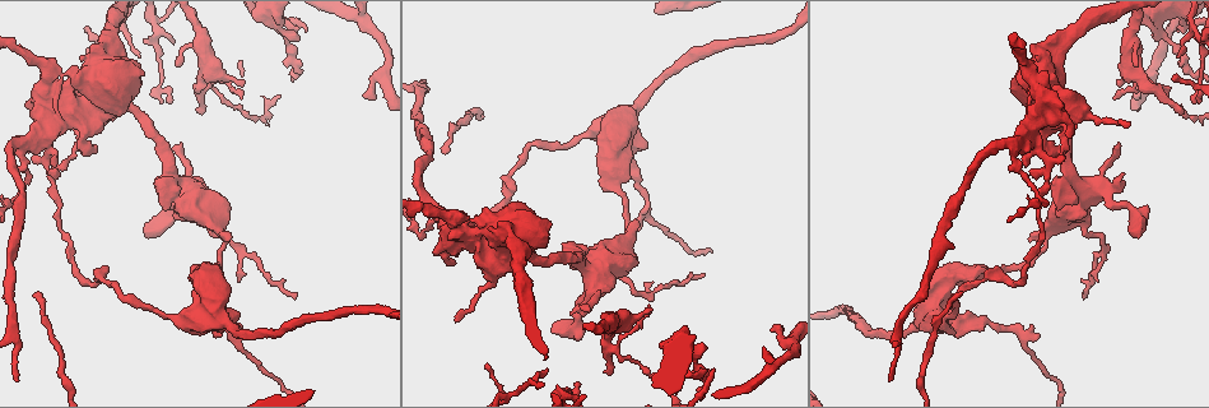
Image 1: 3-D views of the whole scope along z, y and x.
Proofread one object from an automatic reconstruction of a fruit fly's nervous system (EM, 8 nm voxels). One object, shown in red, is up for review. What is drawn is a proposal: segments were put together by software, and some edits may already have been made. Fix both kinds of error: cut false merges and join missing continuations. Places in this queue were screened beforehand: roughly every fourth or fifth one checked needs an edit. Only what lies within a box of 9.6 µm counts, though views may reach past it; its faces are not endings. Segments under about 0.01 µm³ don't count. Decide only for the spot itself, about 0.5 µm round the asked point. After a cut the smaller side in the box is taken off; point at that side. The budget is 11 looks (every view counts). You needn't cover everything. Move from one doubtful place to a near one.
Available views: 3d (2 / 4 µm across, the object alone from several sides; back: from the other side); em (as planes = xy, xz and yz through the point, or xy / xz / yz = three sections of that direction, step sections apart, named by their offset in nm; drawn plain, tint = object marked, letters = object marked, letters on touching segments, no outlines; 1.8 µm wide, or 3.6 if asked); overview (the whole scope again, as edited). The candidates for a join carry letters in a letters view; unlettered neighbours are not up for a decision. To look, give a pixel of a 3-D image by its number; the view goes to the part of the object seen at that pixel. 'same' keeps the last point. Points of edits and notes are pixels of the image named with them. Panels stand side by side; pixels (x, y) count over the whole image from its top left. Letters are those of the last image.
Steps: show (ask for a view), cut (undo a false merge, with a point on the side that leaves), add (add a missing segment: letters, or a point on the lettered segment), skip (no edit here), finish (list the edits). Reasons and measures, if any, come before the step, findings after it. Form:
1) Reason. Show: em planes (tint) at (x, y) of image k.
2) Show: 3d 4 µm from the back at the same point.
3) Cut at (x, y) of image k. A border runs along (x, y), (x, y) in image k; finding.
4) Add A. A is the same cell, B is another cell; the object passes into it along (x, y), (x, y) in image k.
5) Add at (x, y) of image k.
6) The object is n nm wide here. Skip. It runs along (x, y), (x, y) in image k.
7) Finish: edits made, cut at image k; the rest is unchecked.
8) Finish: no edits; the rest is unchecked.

Closes a loop. Show: em yz step 8 (tint) at (1058, 150) of image 1.

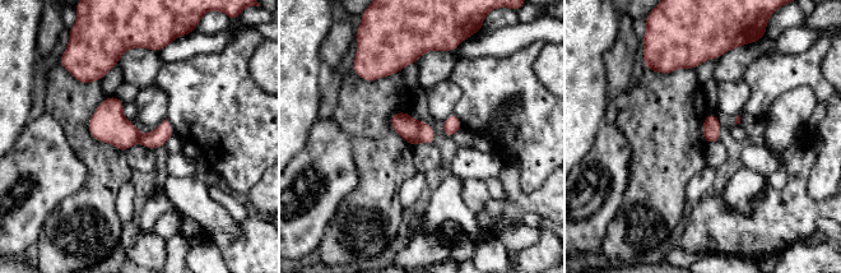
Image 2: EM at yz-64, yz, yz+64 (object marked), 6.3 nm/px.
Cut it another way. Show: em planes (letters) at the same point.

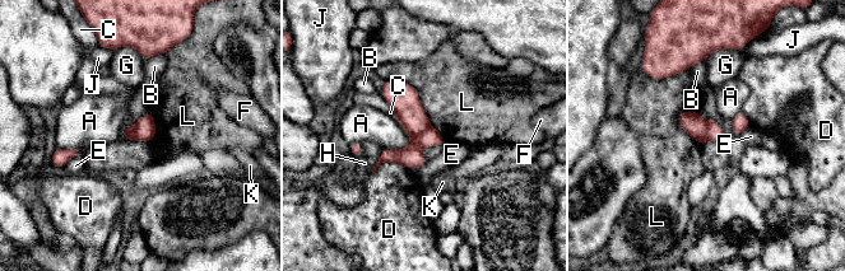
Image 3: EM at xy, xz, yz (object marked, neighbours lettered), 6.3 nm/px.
Cut at (403, 98) of image 3. A, B, C, D, E, F, G, H, J, K and L are other cells; a border runs along (431, 126), (411, 138) in image 3; a second cell is stuck on.

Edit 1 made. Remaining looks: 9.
Sharp bend. Show: em planes (letters) at (1040, 197) of image 1.

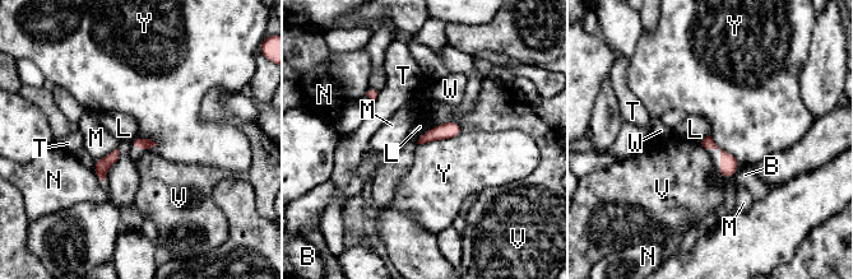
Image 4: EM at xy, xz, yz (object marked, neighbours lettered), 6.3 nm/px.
The longest contact is with Y, 300 nm. Skip. B, L, M, N, T, V, W and Y are other cells; a border runs along (463, 131), (446, 139), (417, 144) in image 4; continuous, no second cell.

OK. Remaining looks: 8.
Show: em 3.6 µm planes (plain) at (592, 271) of image 1.

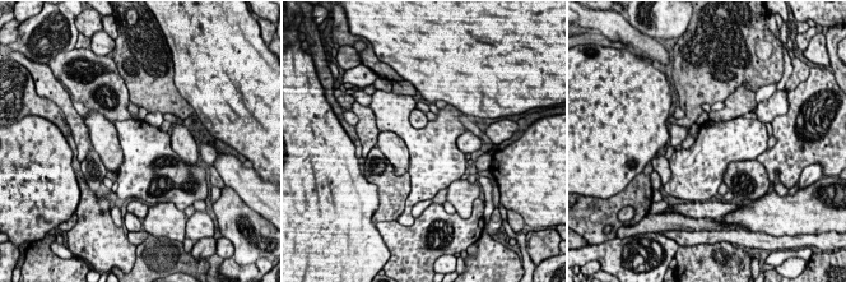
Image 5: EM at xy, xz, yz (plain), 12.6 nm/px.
Where the object lies. Show: em 3.6 µm planes (tint) at the same point.

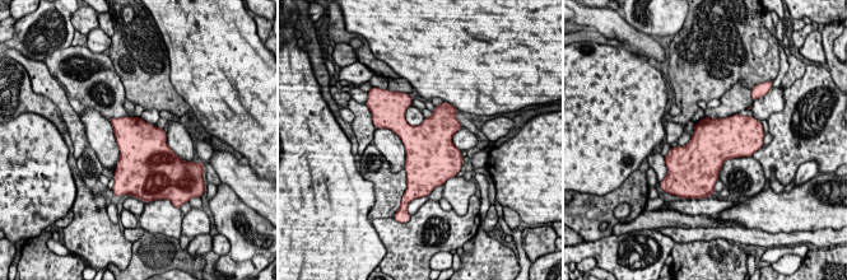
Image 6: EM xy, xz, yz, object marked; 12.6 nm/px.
Show: em 3.6 µm planes (letters) at the same point.

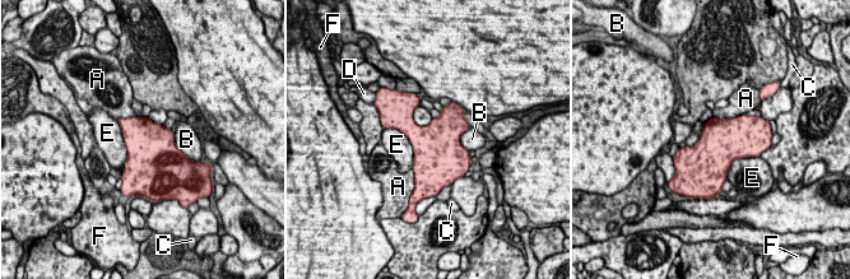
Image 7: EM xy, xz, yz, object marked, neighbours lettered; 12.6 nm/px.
Skip. A, B, C, D, E and F are other cells; a border runs along (116, 120), (126, 150), (122, 172) in image 7; one cell here.

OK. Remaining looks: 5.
Free end. Show: 3d 2 µm at (640, 326) of image 1.

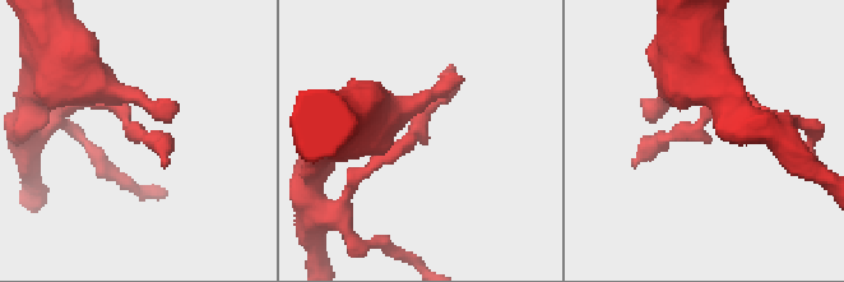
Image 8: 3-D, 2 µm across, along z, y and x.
Show: em 3.6 µm planes (letters) at (707, 142) of image 8.

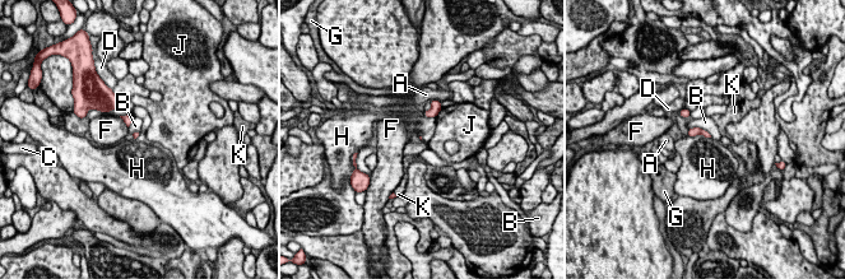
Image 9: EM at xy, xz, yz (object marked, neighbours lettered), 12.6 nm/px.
Skip. A, B, C, D, F, G, H, J and K are other cells; none of them fits.

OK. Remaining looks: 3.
Finish: edits made, cut at image 3; the rest is unchecked.

